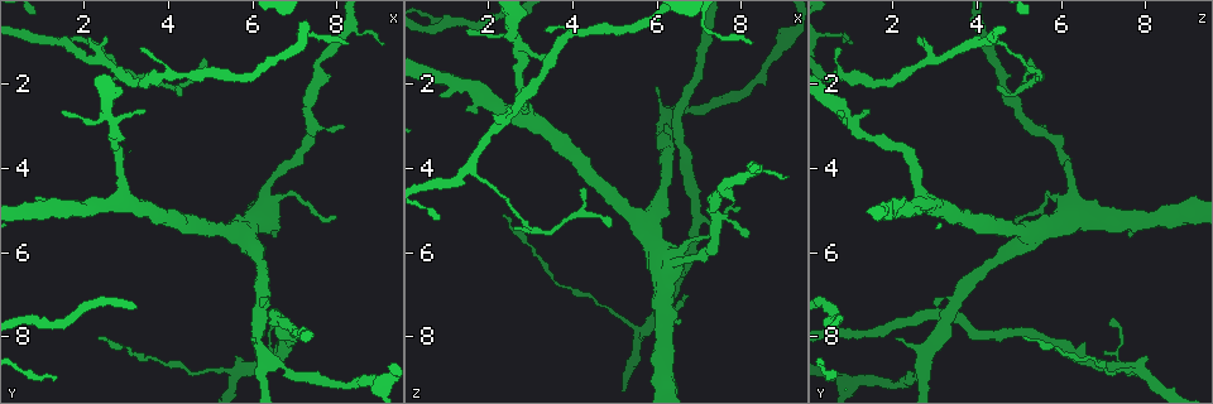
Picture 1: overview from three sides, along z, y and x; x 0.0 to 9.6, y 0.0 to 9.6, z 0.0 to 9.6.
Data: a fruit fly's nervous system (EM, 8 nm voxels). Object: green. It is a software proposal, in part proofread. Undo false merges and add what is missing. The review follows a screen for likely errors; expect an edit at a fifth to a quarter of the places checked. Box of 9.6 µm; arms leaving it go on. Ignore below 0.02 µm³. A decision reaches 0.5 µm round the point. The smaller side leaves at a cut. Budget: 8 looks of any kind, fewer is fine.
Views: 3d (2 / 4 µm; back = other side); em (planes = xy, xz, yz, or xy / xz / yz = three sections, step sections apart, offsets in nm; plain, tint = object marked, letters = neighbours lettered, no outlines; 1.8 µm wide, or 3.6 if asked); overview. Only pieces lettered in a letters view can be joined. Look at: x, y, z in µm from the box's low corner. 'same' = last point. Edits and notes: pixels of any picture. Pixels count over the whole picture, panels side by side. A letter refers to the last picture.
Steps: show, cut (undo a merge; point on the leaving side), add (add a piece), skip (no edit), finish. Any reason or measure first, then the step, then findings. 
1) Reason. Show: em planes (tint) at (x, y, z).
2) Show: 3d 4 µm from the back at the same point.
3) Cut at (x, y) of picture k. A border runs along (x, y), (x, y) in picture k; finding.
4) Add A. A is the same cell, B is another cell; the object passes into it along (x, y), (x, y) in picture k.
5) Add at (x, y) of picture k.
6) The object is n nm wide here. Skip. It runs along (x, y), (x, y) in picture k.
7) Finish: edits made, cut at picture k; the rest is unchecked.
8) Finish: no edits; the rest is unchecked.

Thin end. Show: em xz step 8 (letters) at (8.00, 5.15, 4.95).

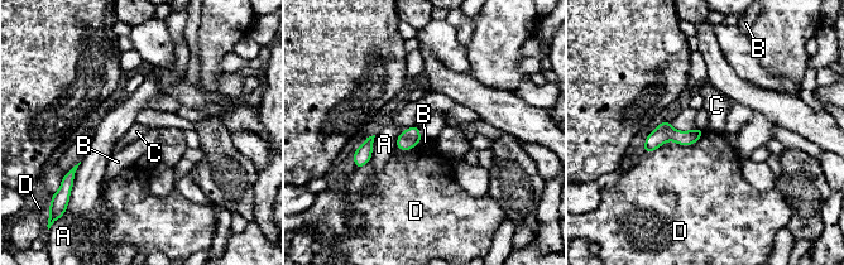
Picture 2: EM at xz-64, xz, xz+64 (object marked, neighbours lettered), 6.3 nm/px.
Show: em planes (letters) at the same point.

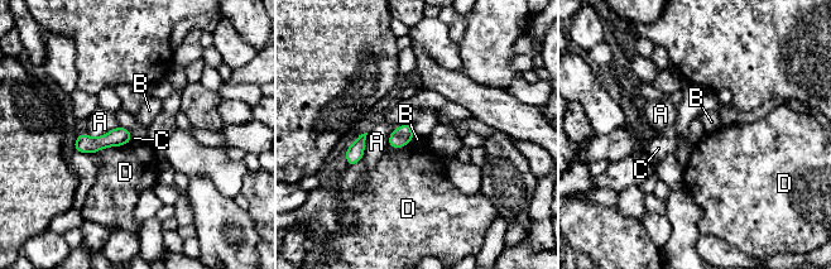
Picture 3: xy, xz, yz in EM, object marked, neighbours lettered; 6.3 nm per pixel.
Skip. A, B, C and D are other cells; a border runs along (119, 125), (124, 126), (133, 139) in picture 3; none of them fits.

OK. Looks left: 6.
Four arms meet. Show: 3d 4 µm at (6.30, 7.45, 3.35).

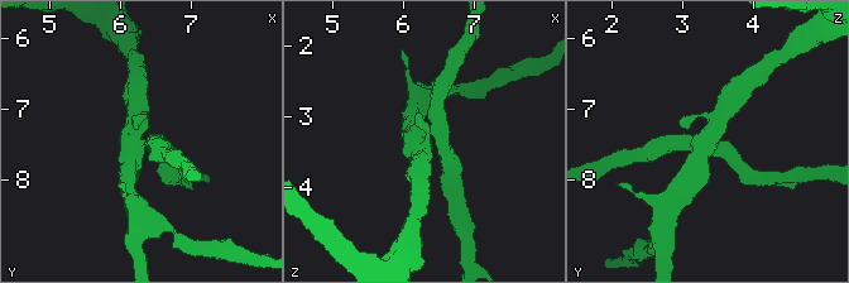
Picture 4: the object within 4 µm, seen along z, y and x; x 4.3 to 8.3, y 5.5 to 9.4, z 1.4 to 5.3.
4 arms meet here; shape alone is not enough. Show: em xy step 16 (tint) at (6.30, 7.50, 3.35).

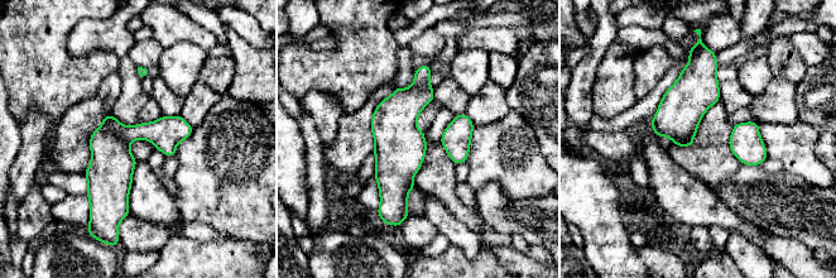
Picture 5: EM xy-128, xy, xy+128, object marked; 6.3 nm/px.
Show: em planes (letters) at the same point.

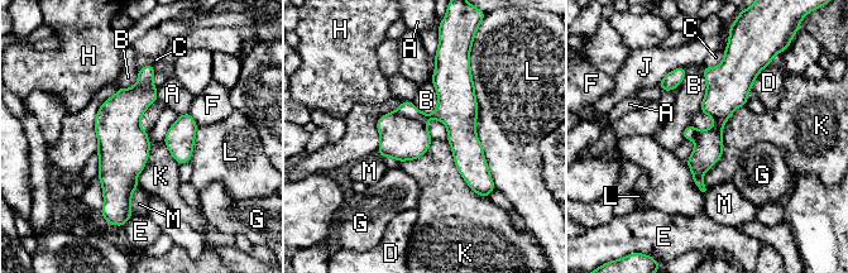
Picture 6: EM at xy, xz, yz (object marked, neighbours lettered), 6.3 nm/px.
Cut at (448, 111) of picture 6. A, B, C, D, E, F, G, H, J, K, L and M are other cells; the part that leaves runs along (439, 63), (455, 87), (479, 190) in picture 6; a second neuron is stuck on.

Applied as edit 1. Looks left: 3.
Finish: edits made, cut at picture 6; the rest is unchecked.

